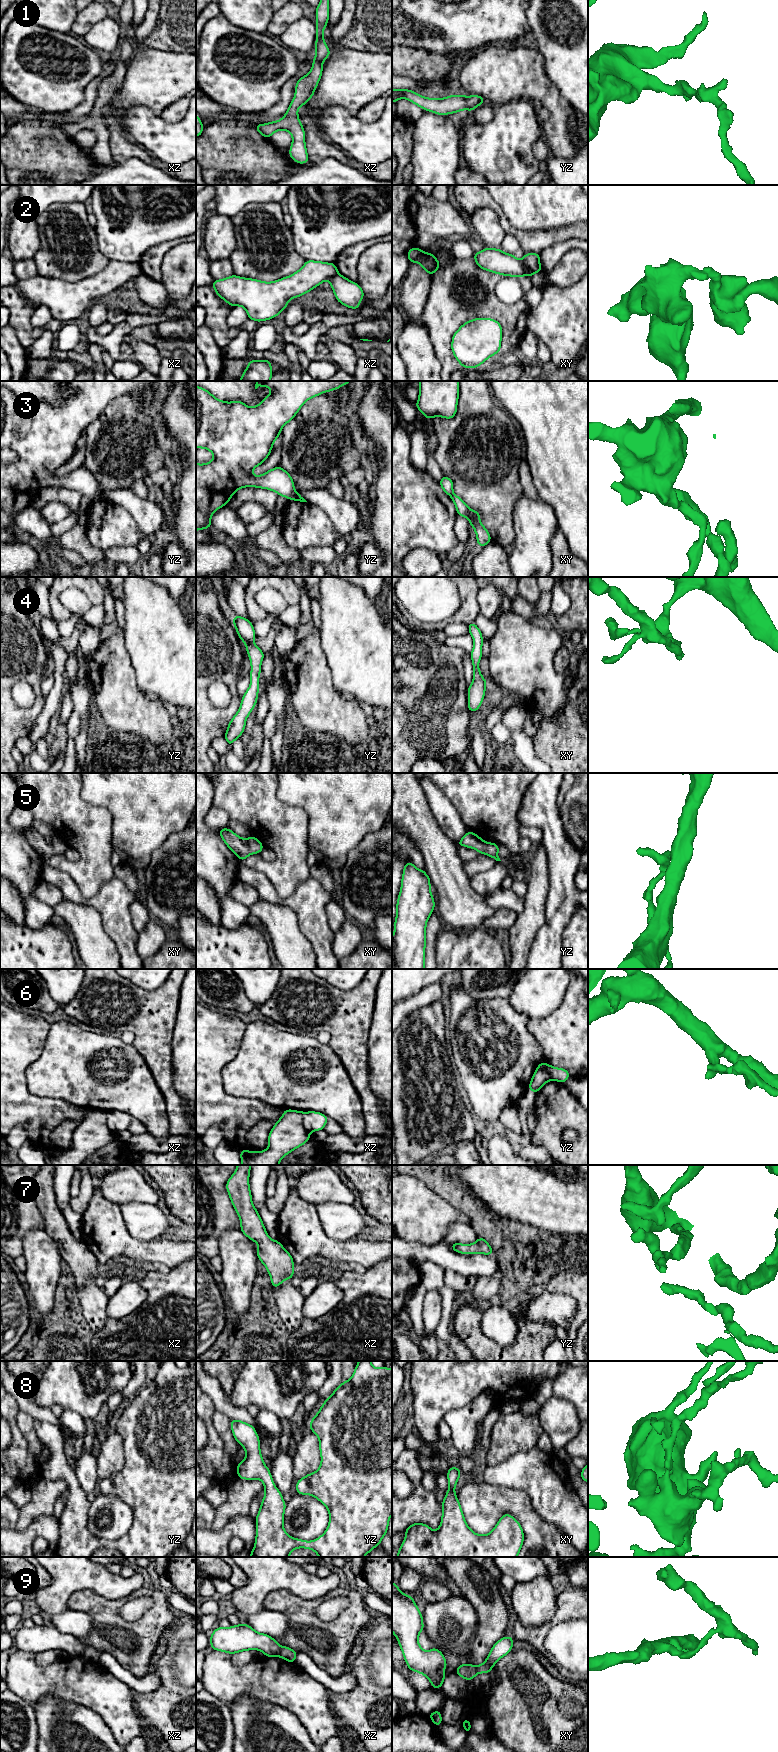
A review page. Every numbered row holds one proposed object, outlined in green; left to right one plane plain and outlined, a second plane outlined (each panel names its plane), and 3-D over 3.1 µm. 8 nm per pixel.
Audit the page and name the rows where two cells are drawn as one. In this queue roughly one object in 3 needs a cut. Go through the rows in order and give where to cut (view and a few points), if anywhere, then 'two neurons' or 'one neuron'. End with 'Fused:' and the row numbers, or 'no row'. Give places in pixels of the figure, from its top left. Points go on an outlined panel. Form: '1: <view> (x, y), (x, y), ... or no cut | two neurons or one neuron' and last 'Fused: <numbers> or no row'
1: no cut | one neuron
2: xy (522, 261), (534, 272) | two neurons
3: yz (295, 493), (289, 499) | two neurons
4: no cut | one neuron
5: no cut | one neuron
6: xz (300, 1112), (302, 1126), (308, 1132) | two neurons
7: no cut | one neuron
8: no cut | one neuron
9: xz (282, 1647), (277, 1655) | two neurons
Fused: 2, 3, 6, 9

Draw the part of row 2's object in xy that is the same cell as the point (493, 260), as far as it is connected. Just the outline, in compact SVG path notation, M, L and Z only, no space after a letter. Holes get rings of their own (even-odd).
M486 247L473 255L479 268L503 276L532 277L534 272L529 270L523 261L514 255L503 252L501 249Z

